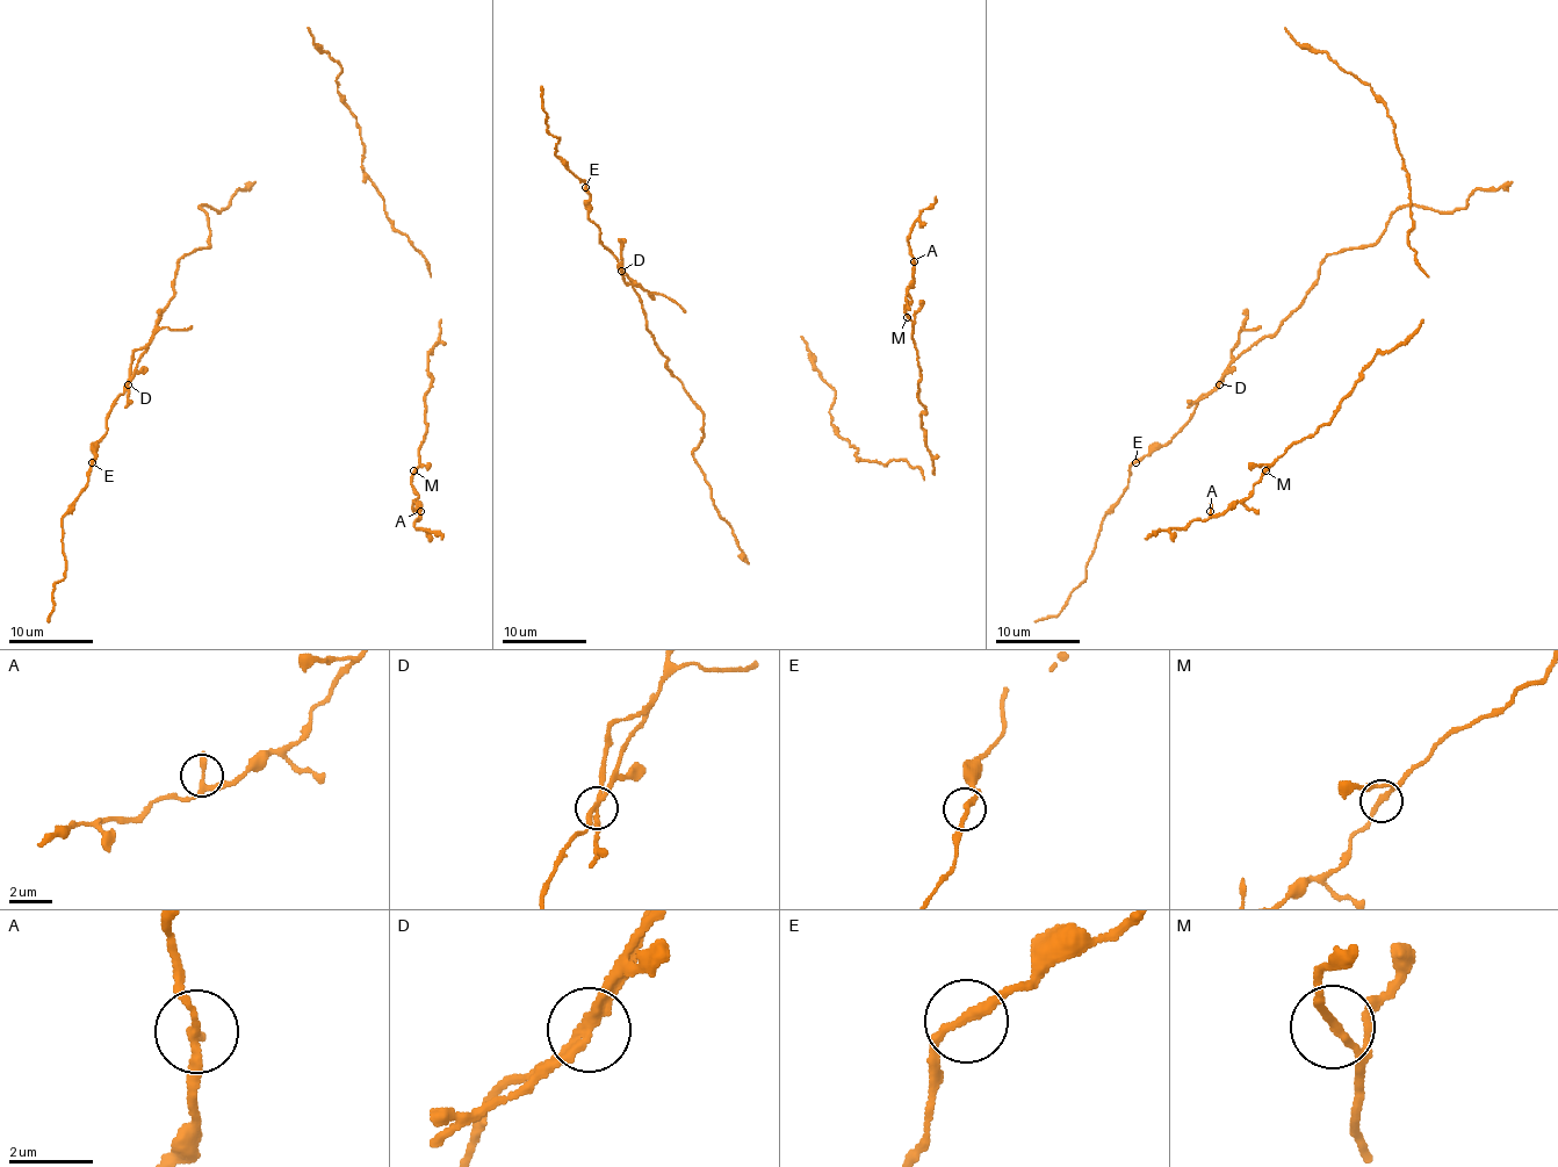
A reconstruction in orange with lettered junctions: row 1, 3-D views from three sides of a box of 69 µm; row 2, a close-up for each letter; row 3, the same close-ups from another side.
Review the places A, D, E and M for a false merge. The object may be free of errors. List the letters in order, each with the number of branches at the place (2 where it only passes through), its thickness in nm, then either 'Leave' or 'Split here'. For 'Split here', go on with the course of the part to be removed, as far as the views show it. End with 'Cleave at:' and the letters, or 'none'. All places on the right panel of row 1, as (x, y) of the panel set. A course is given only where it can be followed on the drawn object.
A: Branches: 2. Thickness 260 nm. Leave
D: Branches: 2. Thickness 240 nm. Split here. Course of the part to remove: (1218, 383), (1242, 326), (1261, 326)
E: Branches: 2. Thickness 240 nm. Leave
M: Branches: 2. Thickness 200 nm. Leave
Cleave at: D

